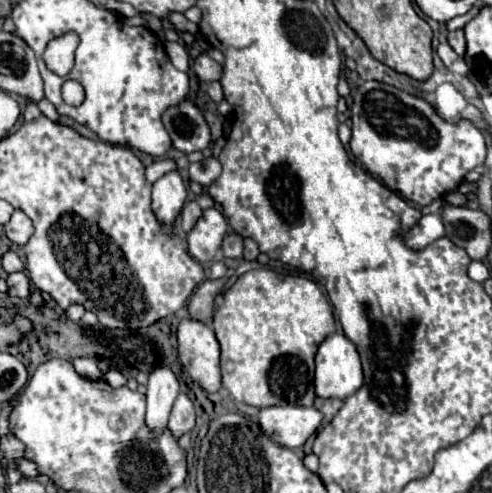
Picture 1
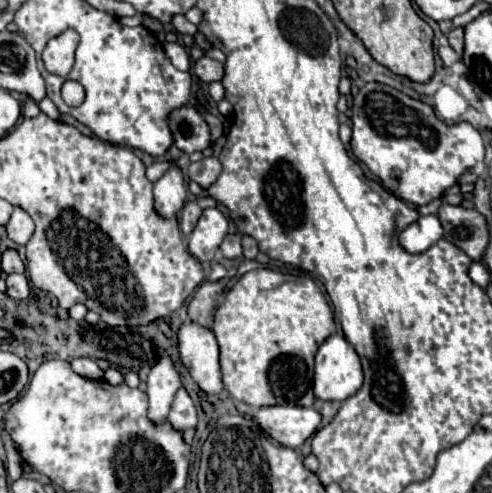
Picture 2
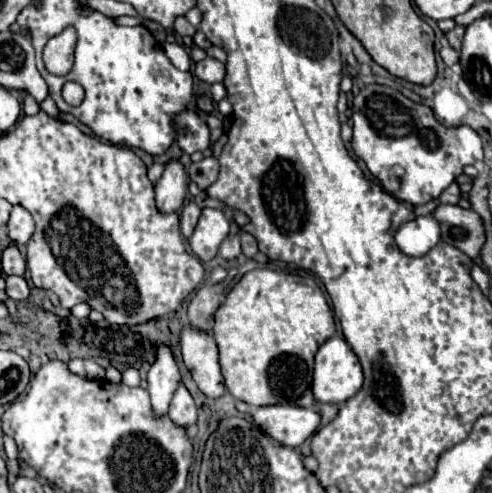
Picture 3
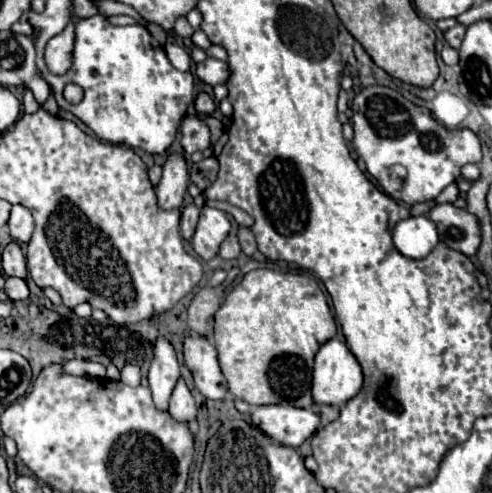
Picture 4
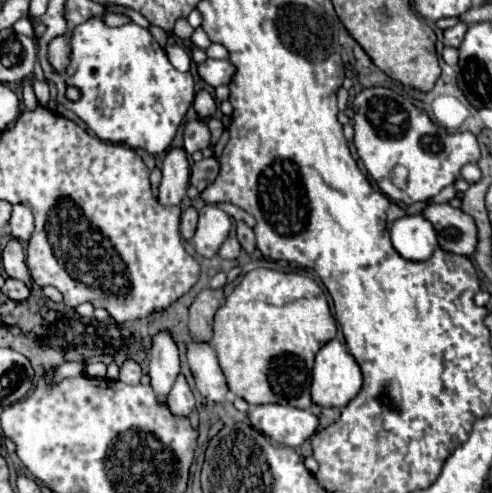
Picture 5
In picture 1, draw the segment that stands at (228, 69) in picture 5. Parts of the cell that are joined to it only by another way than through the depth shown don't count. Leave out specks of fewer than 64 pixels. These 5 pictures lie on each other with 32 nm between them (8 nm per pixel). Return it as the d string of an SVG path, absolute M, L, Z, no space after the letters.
M202 52L198 58L194 58L194 72L200 80L208 80L208 82L220 80L220 76L222 76L222 68L206 52Z

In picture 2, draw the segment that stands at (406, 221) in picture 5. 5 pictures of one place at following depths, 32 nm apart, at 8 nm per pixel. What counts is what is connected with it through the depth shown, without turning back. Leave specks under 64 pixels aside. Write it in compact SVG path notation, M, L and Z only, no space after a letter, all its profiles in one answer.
M436 214L430 216L420 216L418 222L410 224L404 232L400 232L400 244L412 252L424 252L426 248L430 248L436 240L440 240L444 234L440 218Z

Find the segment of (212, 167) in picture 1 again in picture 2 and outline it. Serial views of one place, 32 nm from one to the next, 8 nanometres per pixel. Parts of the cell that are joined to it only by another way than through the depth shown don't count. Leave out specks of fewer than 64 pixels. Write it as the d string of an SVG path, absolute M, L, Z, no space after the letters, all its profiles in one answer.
M204 158L200 162L192 162L190 164L188 176L190 176L190 180L198 182L202 188L208 188L220 176L220 168L222 166L220 166L218 158Z

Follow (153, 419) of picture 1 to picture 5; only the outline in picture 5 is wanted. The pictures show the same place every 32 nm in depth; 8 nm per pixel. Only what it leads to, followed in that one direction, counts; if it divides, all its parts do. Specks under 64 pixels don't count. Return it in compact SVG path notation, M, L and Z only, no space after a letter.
M160 332L152 340L150 350L150 386L156 392L156 400L166 406L168 392L172 390L172 384L176 382L176 376L180 374L180 360L178 360L178 348L170 334Z

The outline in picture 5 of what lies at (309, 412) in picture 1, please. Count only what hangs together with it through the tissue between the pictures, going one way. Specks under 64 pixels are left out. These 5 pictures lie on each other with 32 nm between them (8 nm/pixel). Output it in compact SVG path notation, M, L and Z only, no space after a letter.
M264 404L250 408L250 422L256 430L264 432L272 440L284 446L300 446L318 430L318 416L308 410L282 406L282 404Z

